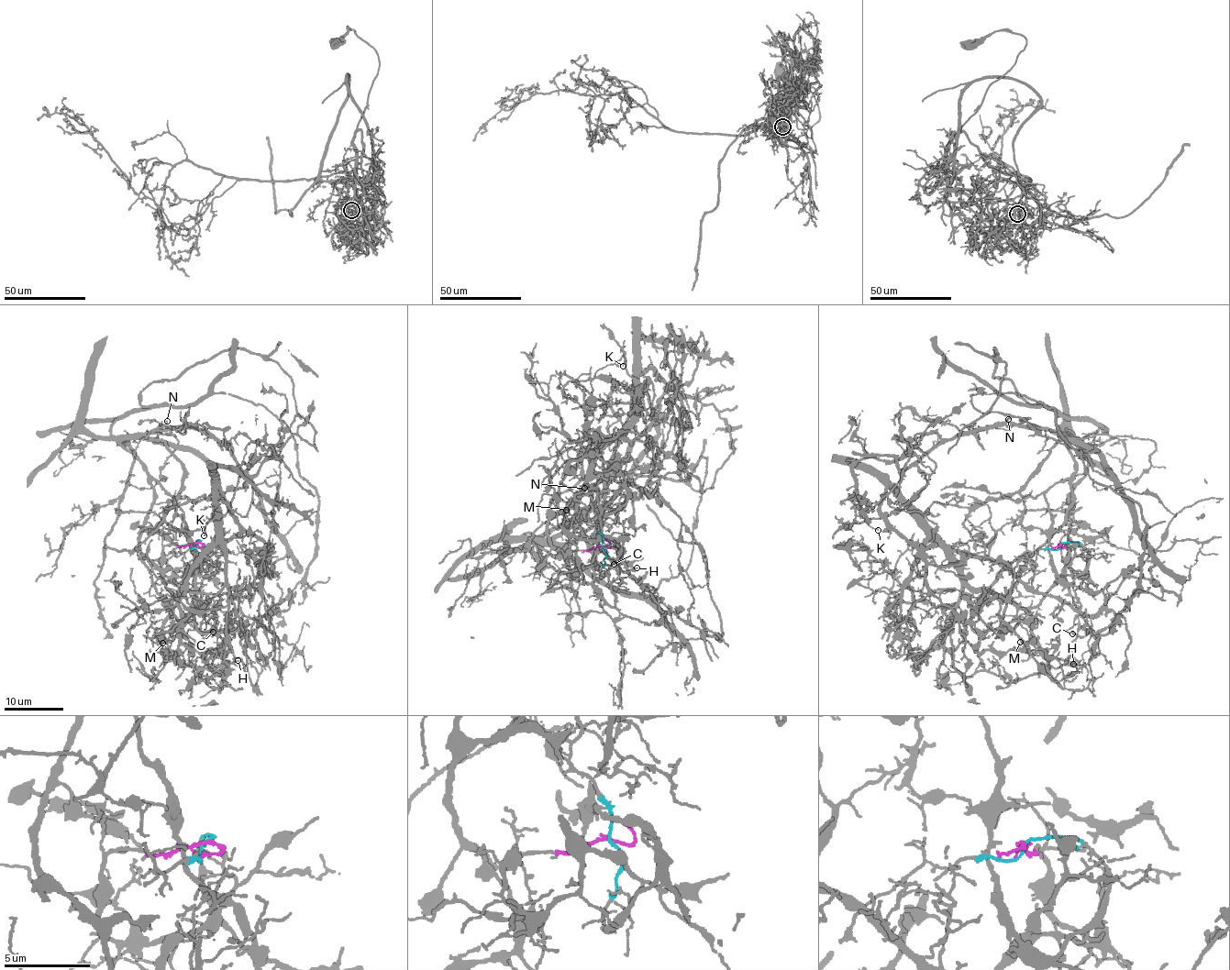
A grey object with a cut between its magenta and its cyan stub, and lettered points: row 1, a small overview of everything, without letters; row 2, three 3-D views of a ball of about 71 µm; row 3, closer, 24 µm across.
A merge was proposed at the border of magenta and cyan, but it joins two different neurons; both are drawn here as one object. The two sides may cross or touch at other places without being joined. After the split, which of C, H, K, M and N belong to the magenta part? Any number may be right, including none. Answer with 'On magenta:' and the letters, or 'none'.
On magenta: C, H, M

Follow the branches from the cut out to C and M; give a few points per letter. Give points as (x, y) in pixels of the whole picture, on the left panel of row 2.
C: (196, 543), (165, 545), (161, 573), (188, 576), (185, 585), (197, 602), (193, 612), (213, 611), (213, 632)
M: (196, 543), (182, 546), (165, 545), (162, 551), (165, 576), (188, 574), (177, 604), (163, 624), (162, 643)

